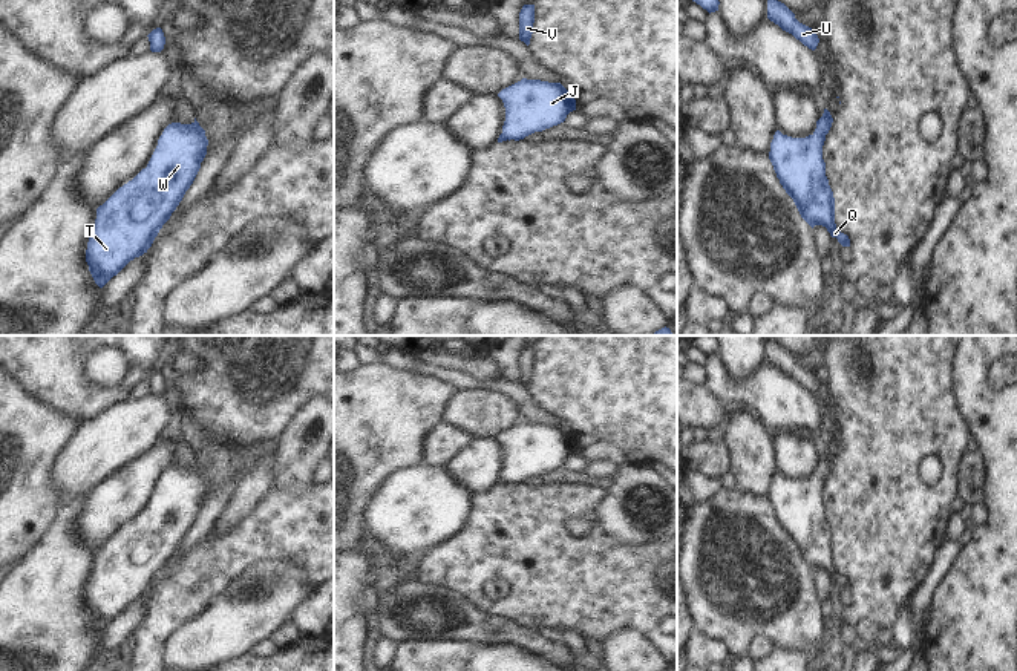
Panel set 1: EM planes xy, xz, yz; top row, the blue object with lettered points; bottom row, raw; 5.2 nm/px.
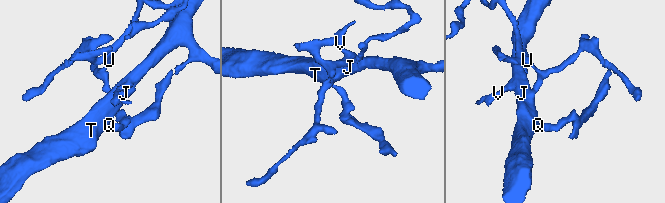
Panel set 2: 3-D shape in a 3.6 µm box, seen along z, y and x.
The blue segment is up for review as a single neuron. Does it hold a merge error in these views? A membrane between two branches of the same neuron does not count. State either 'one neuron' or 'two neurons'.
one neuron

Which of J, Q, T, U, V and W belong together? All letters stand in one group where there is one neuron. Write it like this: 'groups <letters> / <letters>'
groups J Q T U V W

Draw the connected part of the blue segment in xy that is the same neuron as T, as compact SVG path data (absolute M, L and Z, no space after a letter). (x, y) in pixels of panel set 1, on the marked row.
M196 118L191 124L168 124L159 136L147 167L96 208L95 225L87 242L86 262L100 288L130 260L147 253L159 230L193 184L207 155L207 146L205 130Z

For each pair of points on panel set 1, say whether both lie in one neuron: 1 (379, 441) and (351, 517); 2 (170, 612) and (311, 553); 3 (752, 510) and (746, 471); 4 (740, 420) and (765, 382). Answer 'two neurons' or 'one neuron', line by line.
1: one neuron
2: one neuron
3: two neurons
4: two neurons

